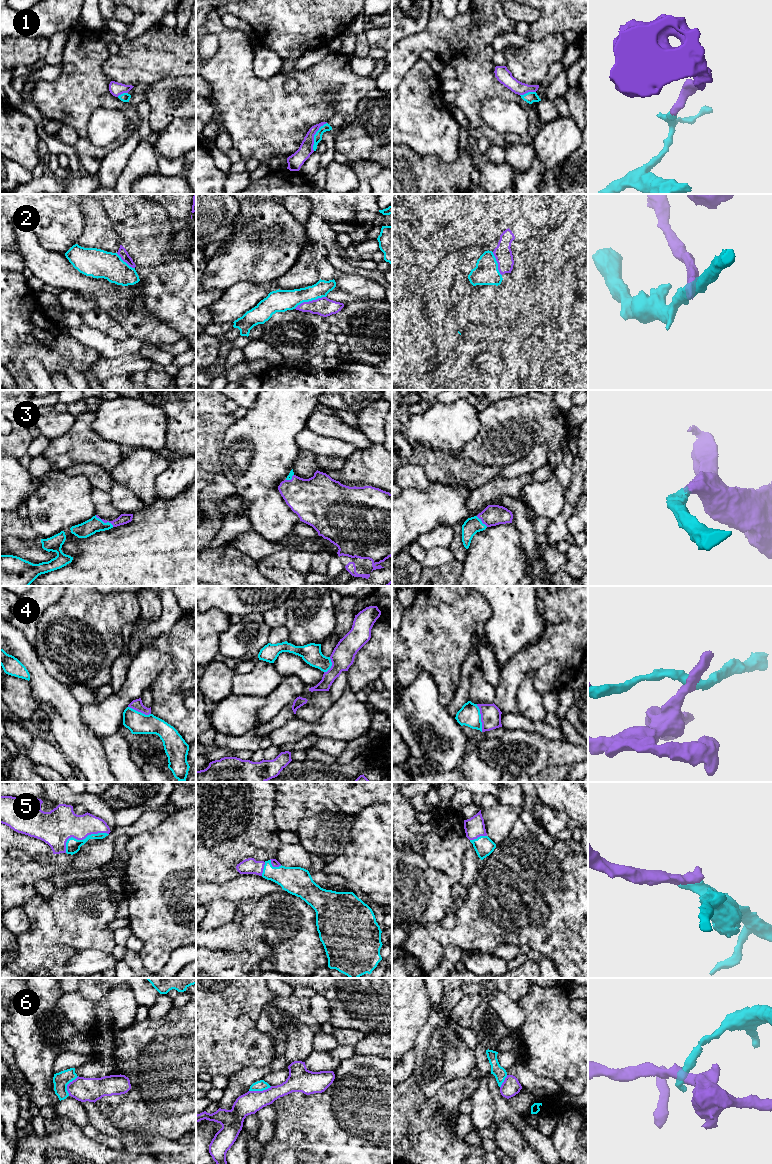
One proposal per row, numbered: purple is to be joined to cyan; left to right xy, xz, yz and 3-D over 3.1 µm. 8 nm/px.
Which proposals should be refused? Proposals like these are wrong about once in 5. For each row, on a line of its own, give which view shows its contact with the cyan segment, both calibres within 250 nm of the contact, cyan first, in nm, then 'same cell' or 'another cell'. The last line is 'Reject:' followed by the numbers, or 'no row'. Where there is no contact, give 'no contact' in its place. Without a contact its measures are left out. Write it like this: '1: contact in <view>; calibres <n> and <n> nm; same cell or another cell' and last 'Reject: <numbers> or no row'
1: contact in xz; calibres 60 and 120 nm; another cell
2: contact in xz; calibres 180 and 150 nm; another cell
3: contact in xy; calibres 120 and 80 nm; same cell
4: contact in yz; calibres 180 and 160 nm; another cell
5: contact in xy; calibres 120 and 280 nm; same cell
6: contact in xz; calibres 90 and 180 nm; another cell
Reject: 1, 2, 4, 6

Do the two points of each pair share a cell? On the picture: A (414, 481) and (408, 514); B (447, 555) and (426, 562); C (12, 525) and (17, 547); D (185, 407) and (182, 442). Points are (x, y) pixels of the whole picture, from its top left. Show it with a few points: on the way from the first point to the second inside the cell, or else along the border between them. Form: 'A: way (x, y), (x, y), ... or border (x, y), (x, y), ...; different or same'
A: border (431, 482), (425, 490), (402, 489); different
B: way (442, 555), (431, 558); same
C: border (10, 536), (15, 536), (28, 543), (37, 540); different
D: way (185, 416), (185, 433); same

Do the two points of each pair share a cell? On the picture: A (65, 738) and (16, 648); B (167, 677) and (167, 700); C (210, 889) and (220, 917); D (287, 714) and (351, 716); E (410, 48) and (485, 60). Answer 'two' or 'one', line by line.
A: one
B: one
C: two
D: two
E: one

